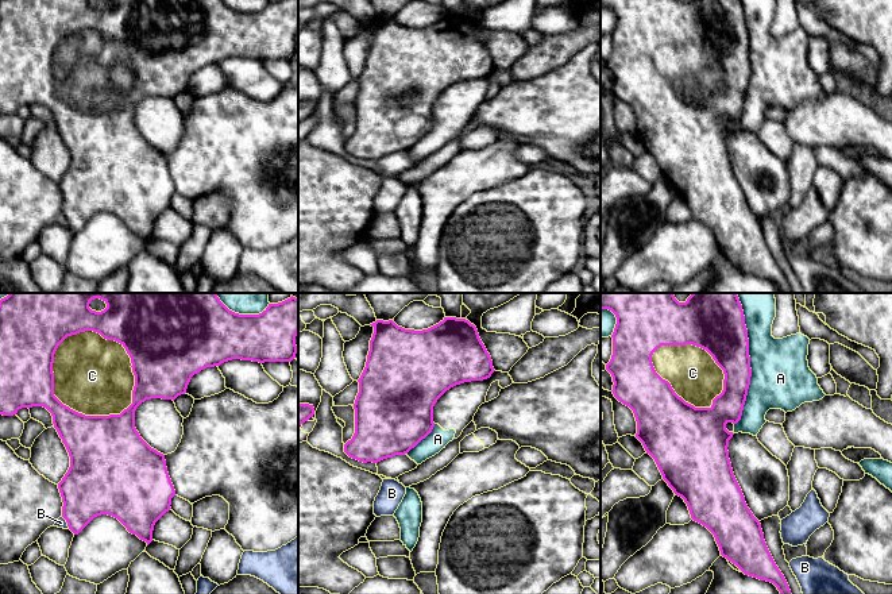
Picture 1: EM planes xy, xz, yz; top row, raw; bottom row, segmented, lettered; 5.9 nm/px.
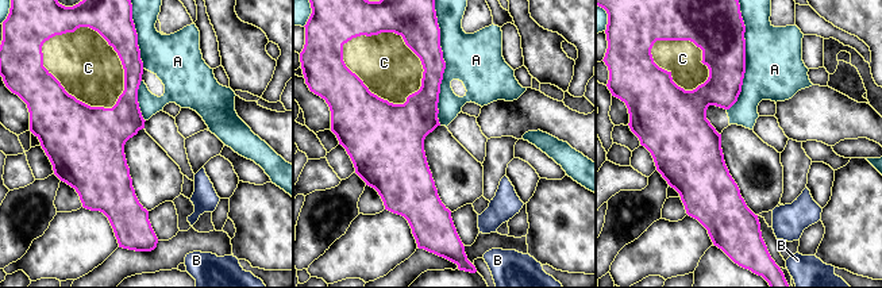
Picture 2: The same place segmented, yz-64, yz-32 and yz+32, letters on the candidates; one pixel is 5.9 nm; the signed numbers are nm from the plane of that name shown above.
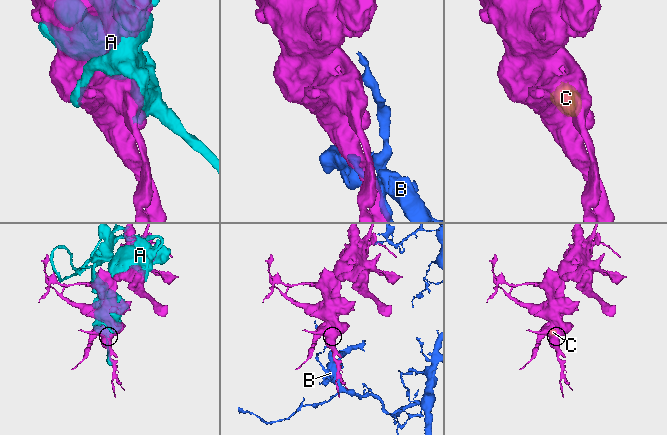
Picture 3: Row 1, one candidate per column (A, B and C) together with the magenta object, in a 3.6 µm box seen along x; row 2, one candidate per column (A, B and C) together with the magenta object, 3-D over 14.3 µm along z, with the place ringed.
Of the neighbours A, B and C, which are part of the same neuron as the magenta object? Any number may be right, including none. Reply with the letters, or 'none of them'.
C

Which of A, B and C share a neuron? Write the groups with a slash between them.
A / B / C

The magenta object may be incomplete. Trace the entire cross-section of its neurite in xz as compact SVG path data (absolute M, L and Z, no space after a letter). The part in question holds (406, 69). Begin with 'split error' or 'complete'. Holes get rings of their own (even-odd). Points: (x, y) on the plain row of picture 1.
complete | M444 15L422 28L405 27L393 18L370 23L374 31L354 101L355 131L344 142L344 150L363 161L378 161L408 151L432 130L433 104L447 88L487 77L495 68L476 24L466 16Z

